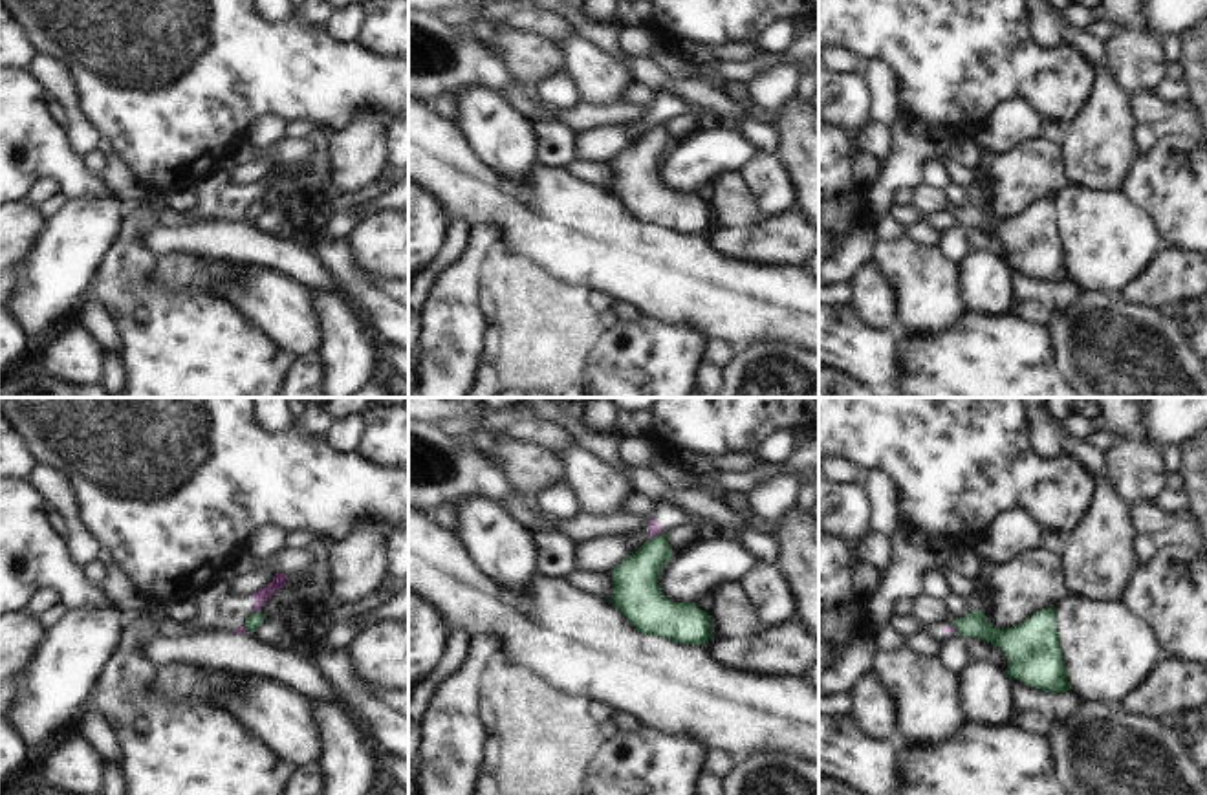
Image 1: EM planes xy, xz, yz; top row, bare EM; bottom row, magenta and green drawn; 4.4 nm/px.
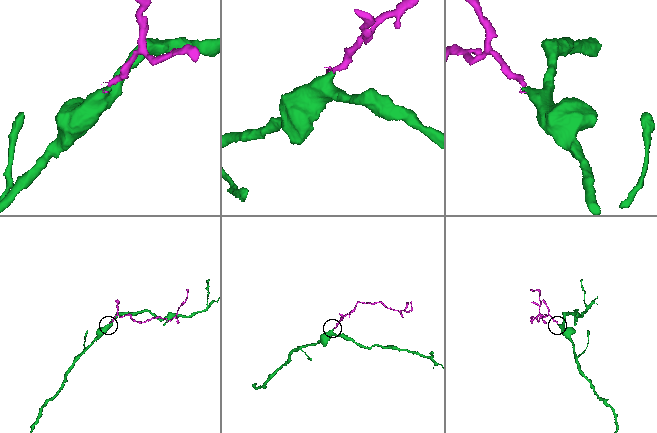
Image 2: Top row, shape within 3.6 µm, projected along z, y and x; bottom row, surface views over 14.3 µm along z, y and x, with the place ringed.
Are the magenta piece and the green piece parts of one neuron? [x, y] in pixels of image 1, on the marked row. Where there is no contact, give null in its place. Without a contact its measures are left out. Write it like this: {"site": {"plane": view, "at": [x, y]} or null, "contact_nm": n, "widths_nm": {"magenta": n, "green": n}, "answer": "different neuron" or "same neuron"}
{"site": {"plane": "xy", "at": [257, 610]}, "contact_nm": 40, "widths_nm": {"magenta": 60, "green": 70}, "answer": "different neuron"}

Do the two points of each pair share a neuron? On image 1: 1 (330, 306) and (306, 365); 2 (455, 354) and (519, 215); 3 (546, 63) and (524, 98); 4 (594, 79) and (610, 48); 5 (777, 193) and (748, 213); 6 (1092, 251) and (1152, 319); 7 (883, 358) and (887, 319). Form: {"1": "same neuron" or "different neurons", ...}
{"1": "different neurons", "2": "different neurons", "3": "different neurons", "4": "different neurons", "5": "different neurons", "6": "different neurons", "7": "different neurons"}

